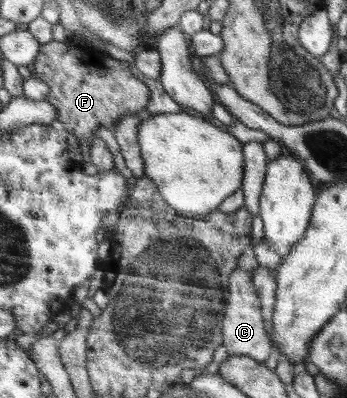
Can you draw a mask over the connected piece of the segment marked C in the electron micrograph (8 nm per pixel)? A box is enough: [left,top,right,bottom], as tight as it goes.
[222,248,273,363]

